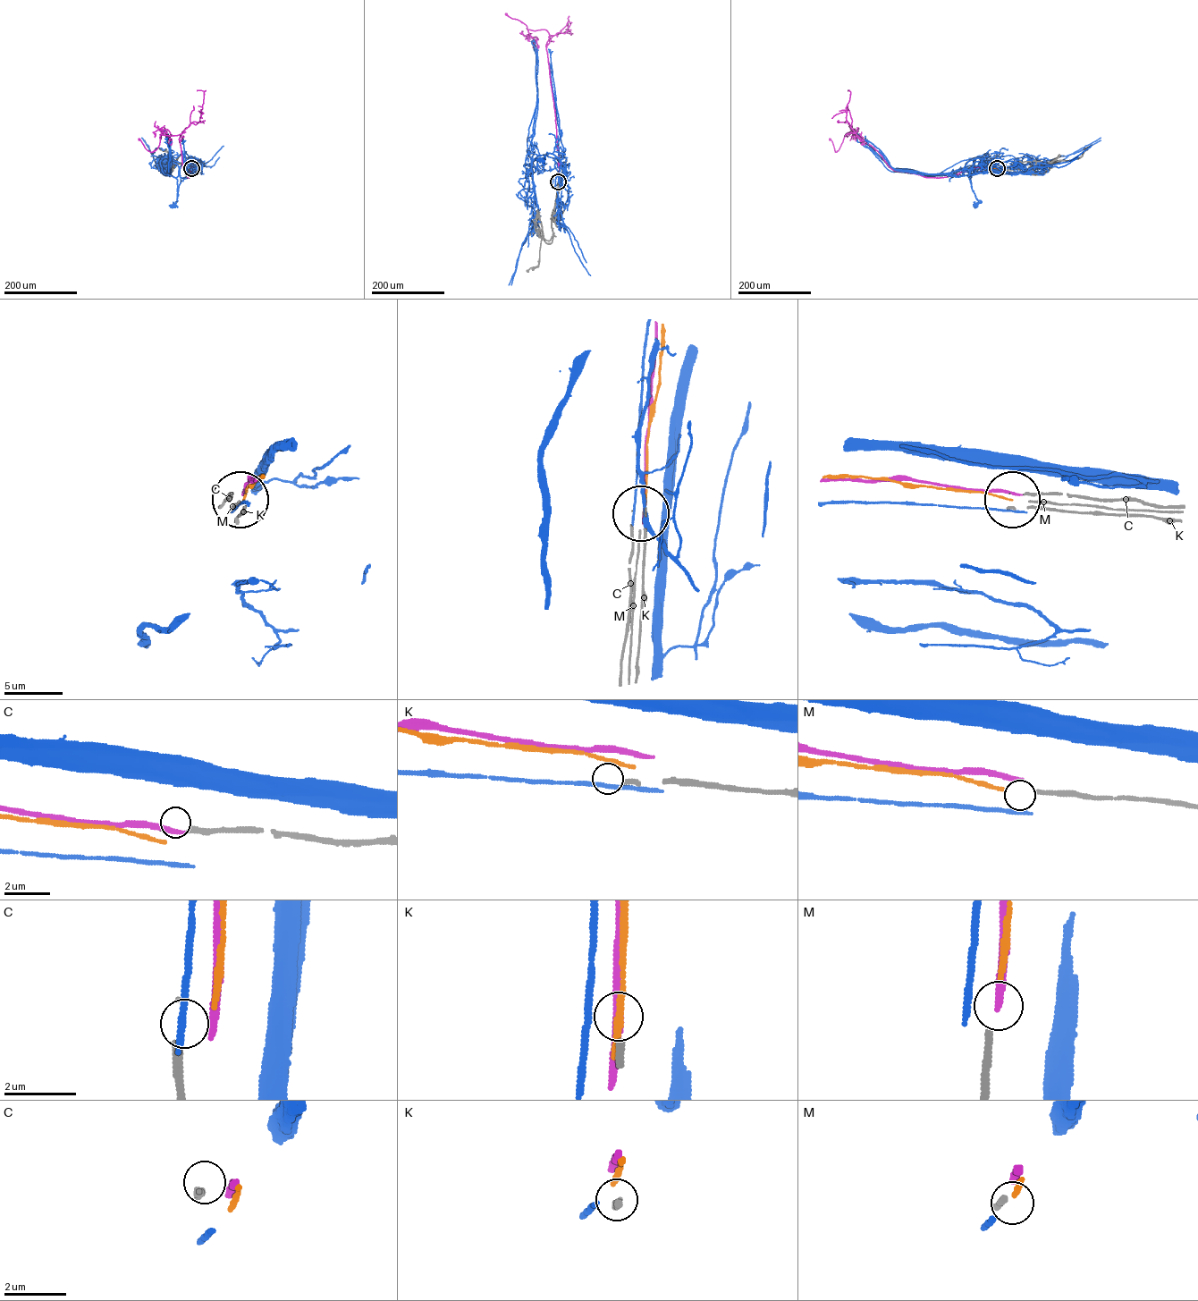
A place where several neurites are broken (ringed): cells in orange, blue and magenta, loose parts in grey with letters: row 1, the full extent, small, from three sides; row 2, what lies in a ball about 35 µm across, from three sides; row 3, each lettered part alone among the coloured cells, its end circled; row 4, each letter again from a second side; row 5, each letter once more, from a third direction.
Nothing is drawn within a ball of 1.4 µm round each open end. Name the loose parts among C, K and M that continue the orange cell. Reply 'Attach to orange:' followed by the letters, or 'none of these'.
Attach to orange: M

